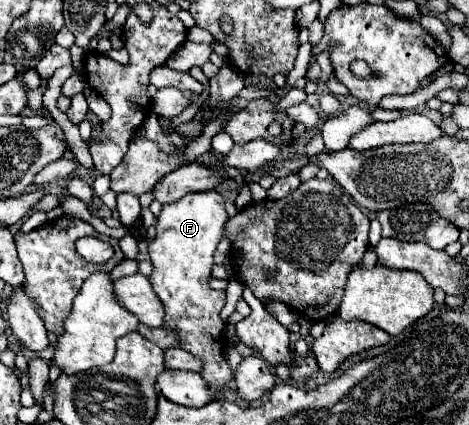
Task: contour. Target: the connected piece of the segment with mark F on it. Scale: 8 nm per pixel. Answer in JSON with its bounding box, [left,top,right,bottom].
[148,192,232,398]

